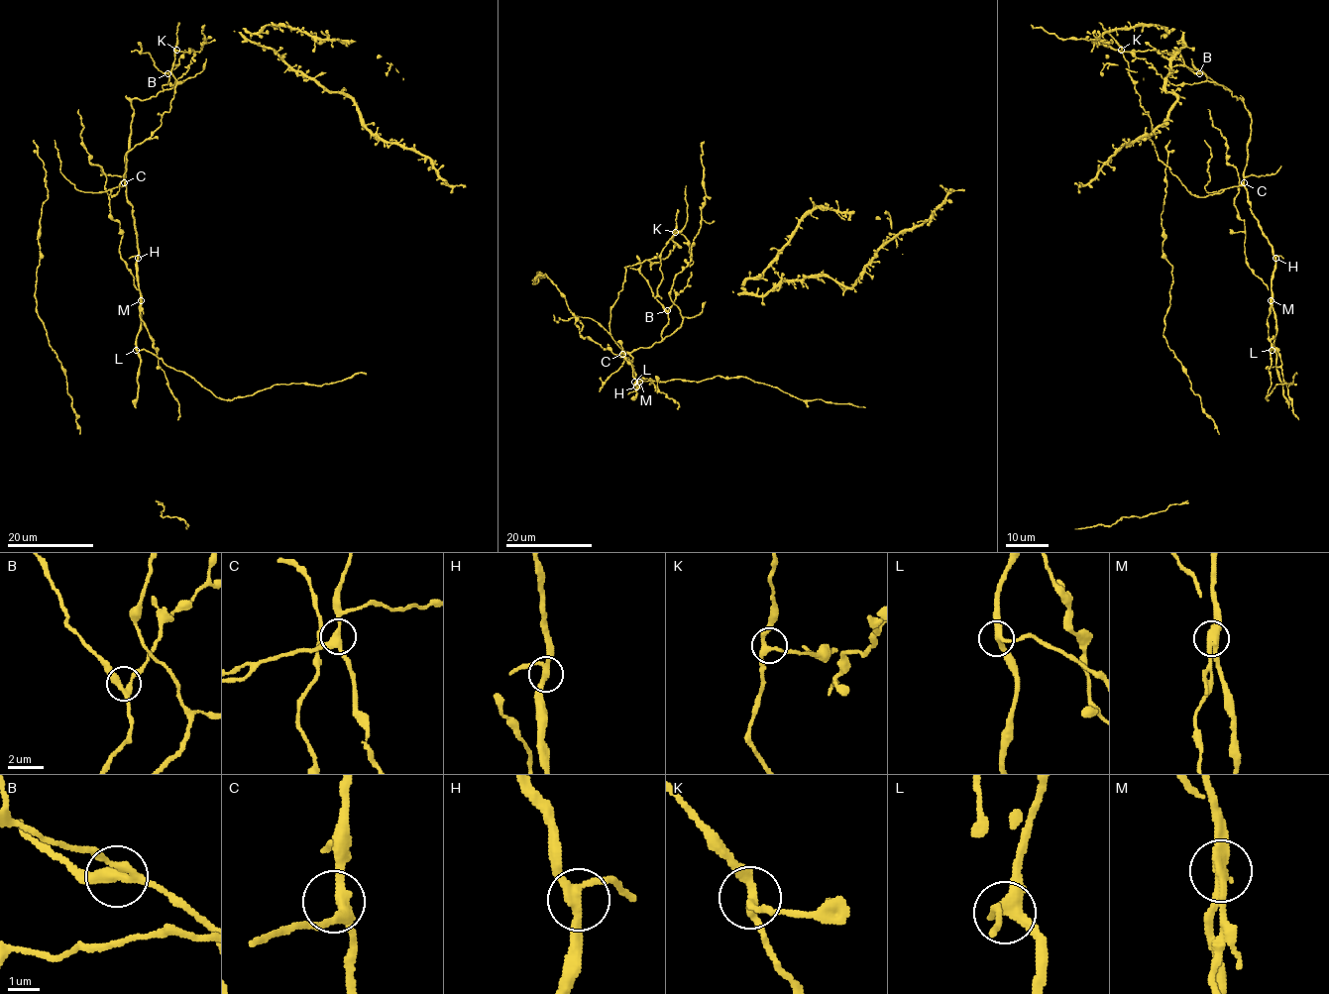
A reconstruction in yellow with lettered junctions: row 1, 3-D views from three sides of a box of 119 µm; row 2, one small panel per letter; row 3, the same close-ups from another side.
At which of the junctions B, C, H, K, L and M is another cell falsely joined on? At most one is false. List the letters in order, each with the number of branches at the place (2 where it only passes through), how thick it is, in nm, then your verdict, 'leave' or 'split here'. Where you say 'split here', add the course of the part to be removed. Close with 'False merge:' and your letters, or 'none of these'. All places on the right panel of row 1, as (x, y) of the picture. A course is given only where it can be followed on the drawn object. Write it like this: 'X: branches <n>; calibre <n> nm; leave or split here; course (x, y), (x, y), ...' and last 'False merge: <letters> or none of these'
B: branches 3; calibre 280 nm; leave
C: branches 3; calibre 320 nm; leave
H: branches 3; calibre 260 nm; leave
K: branches 3; calibre 240 nm; leave
L: branches 3; calibre 300 nm; leave
M: branches 3; calibre 320 nm; split here
False merge: M

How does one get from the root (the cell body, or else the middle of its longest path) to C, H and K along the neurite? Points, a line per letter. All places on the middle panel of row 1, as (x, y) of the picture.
C: (568, 320), (574, 315), (595, 320), (622, 354)
H: (568, 320), (574, 315), (595, 320), (631, 362), (636, 386)
K: (568, 320), (591, 317), (609, 333), (610, 307), (622, 288), (625, 267), (668, 258), (675, 232)

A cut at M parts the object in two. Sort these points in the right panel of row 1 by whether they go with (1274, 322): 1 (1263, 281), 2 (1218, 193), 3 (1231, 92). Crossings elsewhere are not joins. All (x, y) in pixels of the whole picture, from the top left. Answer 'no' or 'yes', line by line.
1: no
2: yes
3: yes

